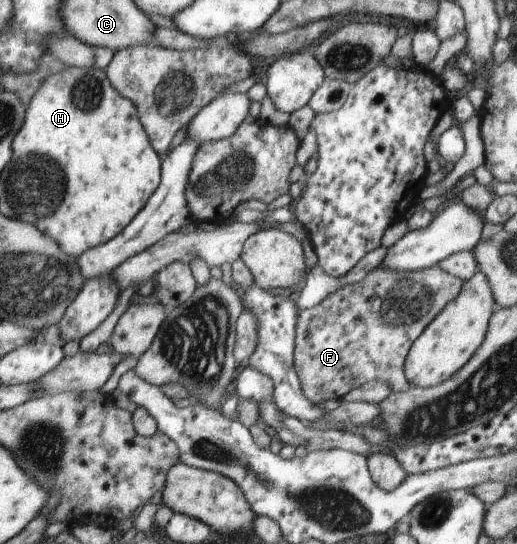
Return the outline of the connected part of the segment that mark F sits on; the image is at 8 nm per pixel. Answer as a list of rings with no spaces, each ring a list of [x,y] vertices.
[[[439,265],[412,272],[392,272],[378,266],[370,270],[364,280],[342,286],[314,308],[299,311],[293,367],[303,395],[316,404],[340,401],[352,389],[360,388],[370,380],[384,380],[390,384],[392,393],[406,392],[411,387],[405,375],[405,360],[410,347],[446,304],[460,294],[463,282],[444,272]]]

